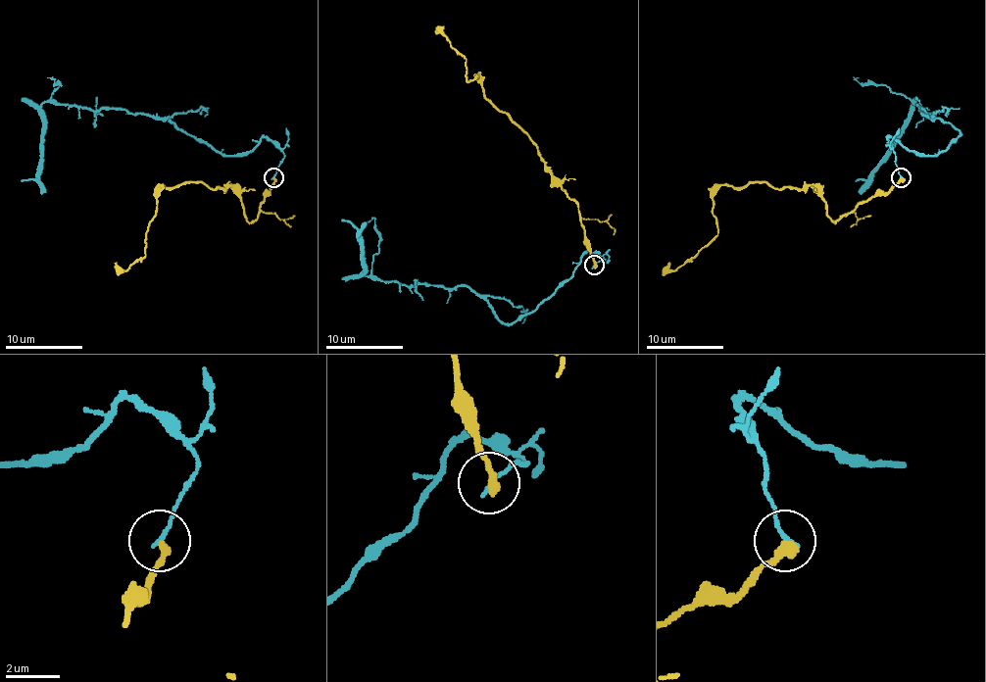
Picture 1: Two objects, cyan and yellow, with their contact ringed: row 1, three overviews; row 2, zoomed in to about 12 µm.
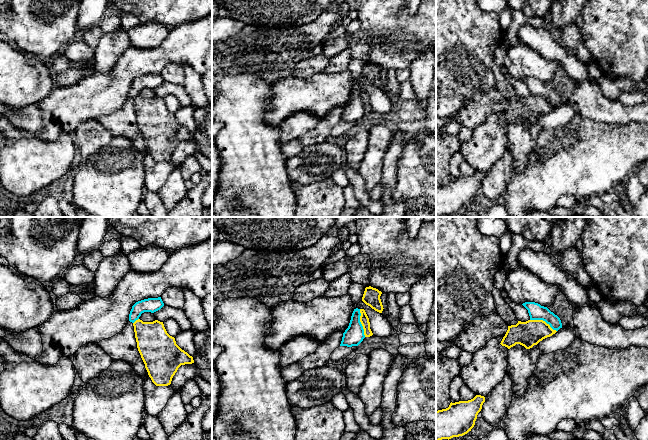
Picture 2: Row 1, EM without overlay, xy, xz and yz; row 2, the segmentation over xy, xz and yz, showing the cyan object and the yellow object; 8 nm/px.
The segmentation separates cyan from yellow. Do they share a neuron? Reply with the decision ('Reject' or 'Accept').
Reject

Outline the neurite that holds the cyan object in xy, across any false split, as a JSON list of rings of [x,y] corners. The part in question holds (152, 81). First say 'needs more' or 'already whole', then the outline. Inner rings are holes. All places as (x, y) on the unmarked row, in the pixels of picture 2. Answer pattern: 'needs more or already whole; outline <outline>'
already whole; outline [[[161,73],[158,74],[148,74],[141,77],[136,78],[130,87],[129,97],[134,99],[139,95],[142,89],[151,88],[154,89],[160,86],[164,82],[164,79]]]

